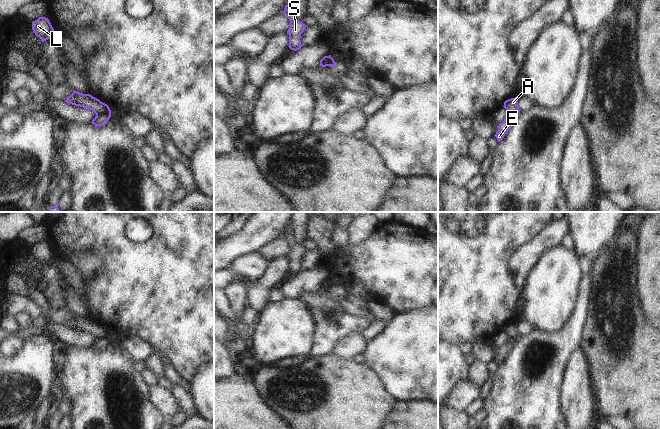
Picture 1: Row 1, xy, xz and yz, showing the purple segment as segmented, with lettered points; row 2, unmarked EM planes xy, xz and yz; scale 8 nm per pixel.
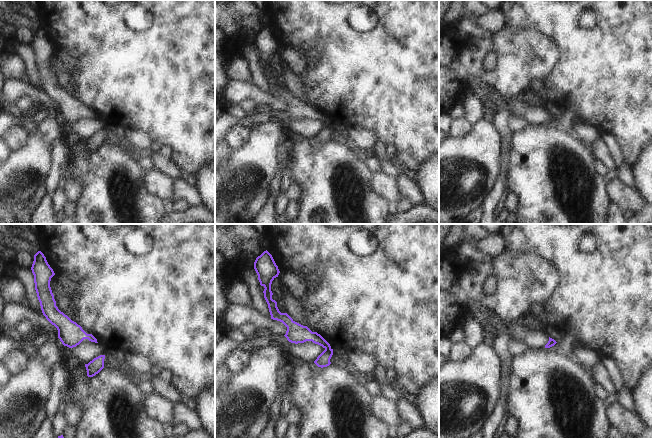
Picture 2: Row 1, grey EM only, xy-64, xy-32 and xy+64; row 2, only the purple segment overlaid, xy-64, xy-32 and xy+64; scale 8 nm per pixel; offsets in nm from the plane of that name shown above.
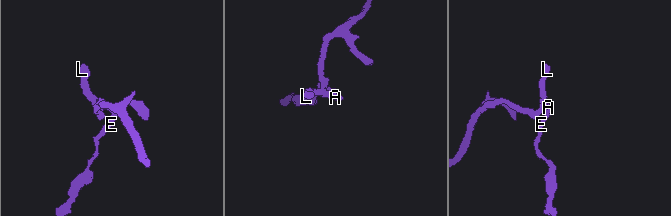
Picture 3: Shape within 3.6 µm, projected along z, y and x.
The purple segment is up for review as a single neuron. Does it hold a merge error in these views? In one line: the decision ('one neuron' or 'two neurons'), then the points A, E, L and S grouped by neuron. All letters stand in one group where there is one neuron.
two neurons; A L S / E

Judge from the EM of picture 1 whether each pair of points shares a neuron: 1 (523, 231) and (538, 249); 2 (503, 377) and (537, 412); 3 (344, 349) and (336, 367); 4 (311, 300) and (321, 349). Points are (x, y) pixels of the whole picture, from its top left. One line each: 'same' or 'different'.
1: different
2: same
3: different
4: same

